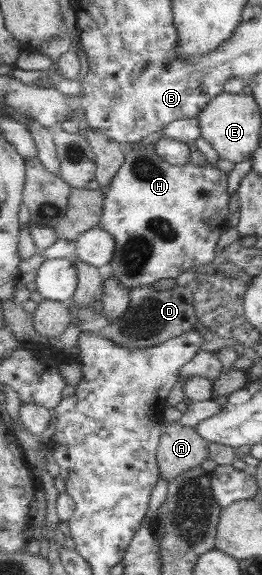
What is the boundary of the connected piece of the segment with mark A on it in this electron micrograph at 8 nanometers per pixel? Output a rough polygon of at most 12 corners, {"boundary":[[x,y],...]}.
{"boundary":[[164,425],[160,475],[170,482],[209,459],[210,442],[191,425]]}

